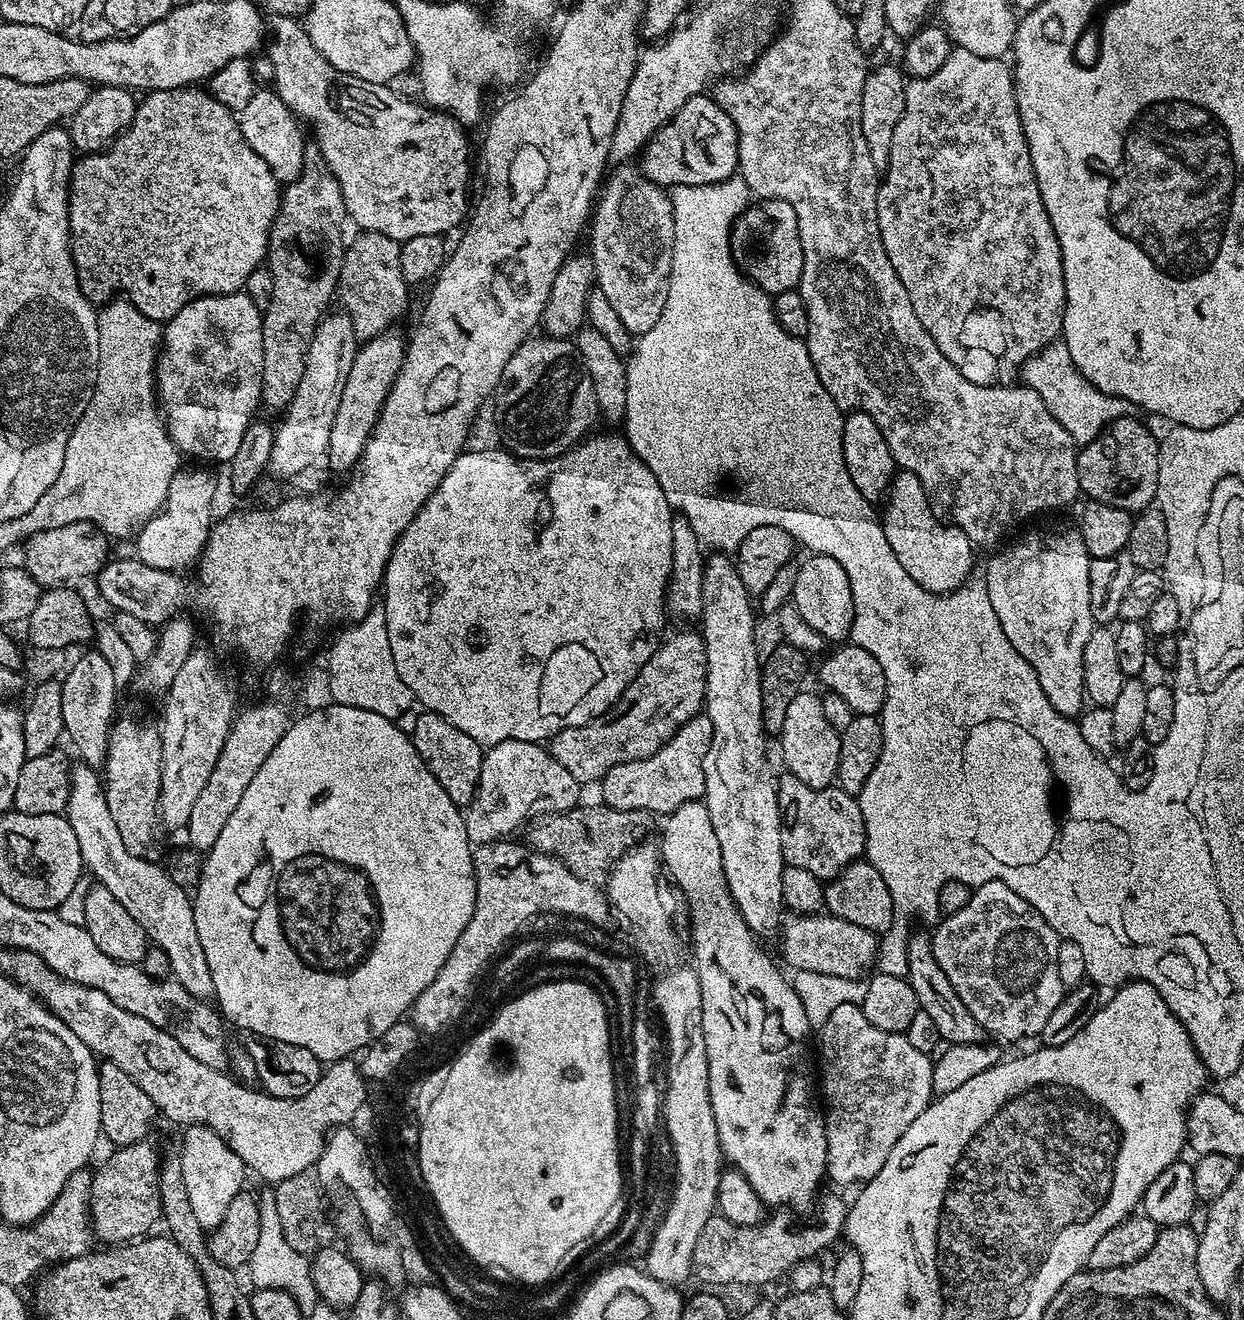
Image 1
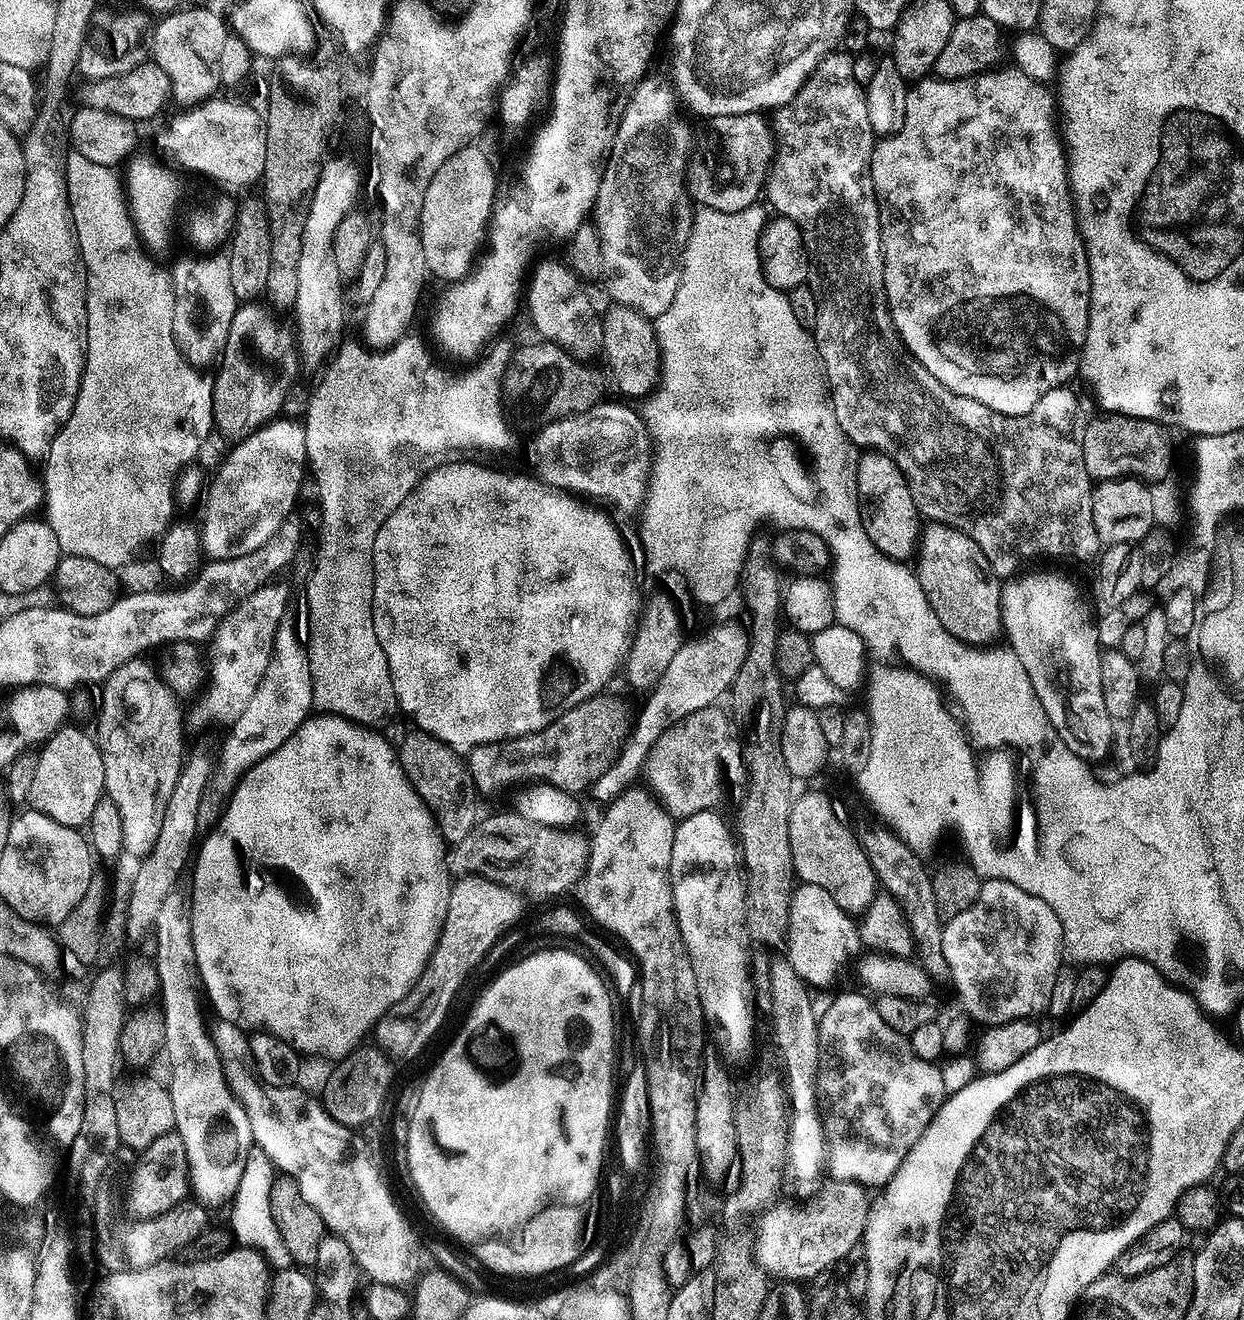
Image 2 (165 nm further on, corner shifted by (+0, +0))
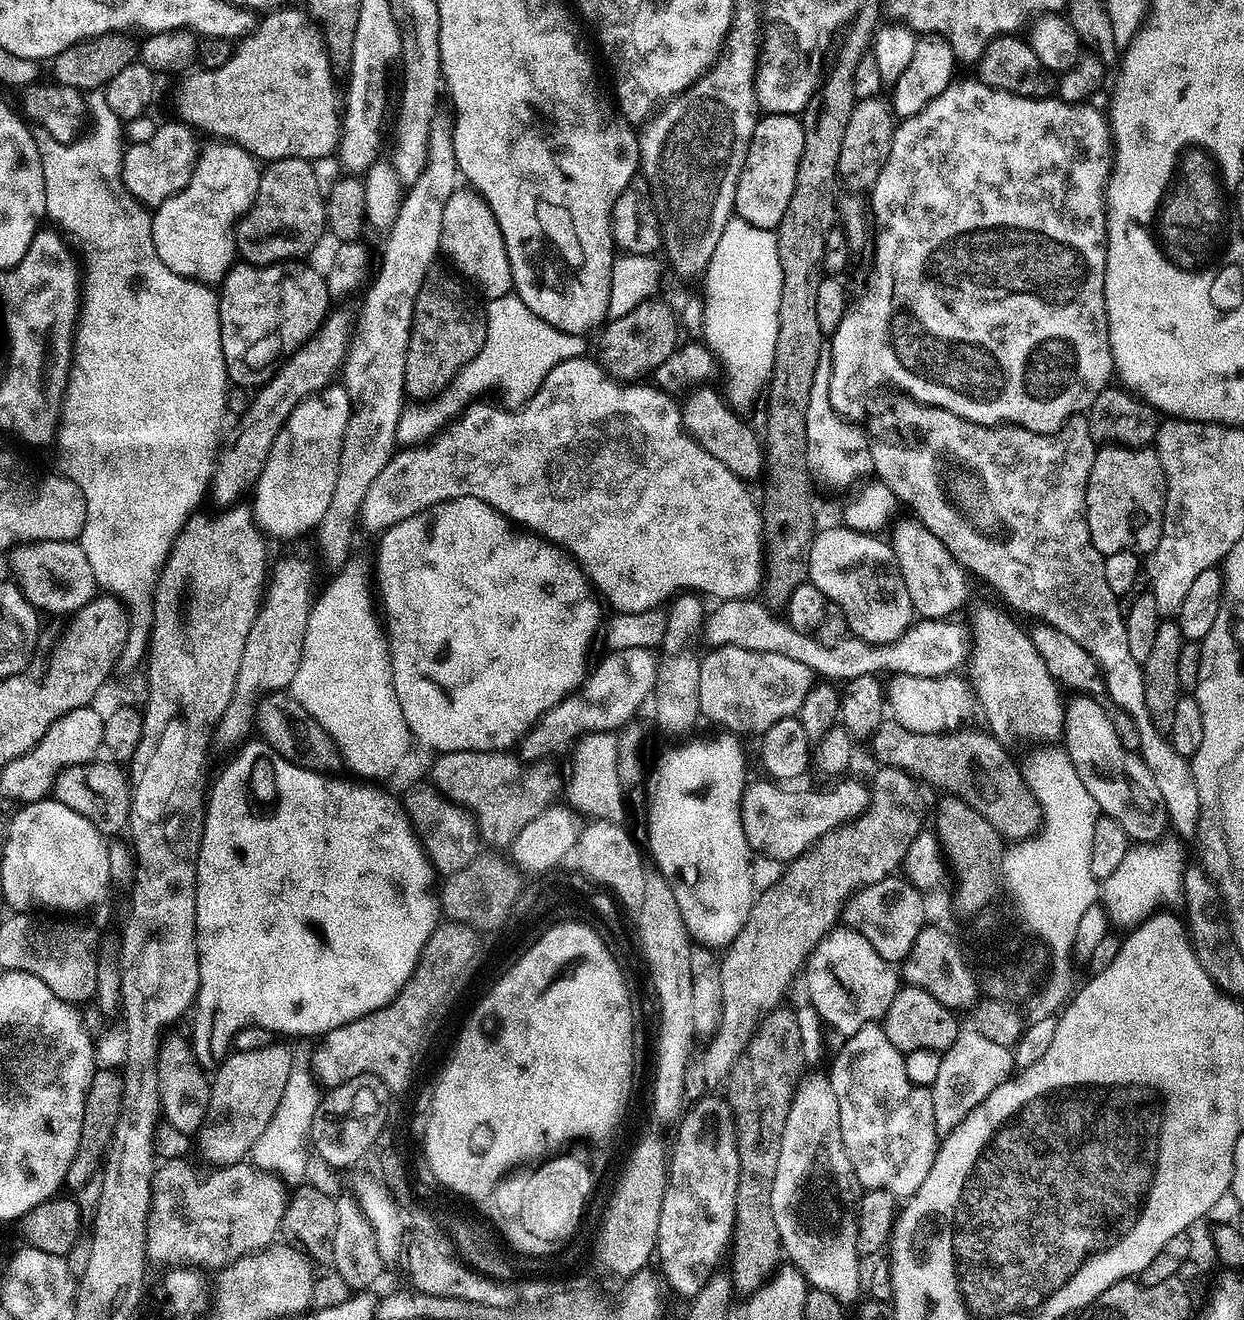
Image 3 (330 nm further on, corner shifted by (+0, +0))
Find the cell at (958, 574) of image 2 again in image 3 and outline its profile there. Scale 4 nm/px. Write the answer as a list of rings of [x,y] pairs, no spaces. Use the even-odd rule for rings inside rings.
[[[984,604],[972,612],[972,632],[970,628],[970,651],[966,656],[967,679],[971,683],[975,703],[980,703],[984,716],[988,719],[987,731],[1001,742],[1040,736],[1042,738],[1059,737],[1064,731],[1065,701],[1060,701],[1061,685],[1052,677],[1047,669],[1042,655],[1035,648],[1031,635],[1023,632],[1010,617],[1003,607],[991,608]]]

